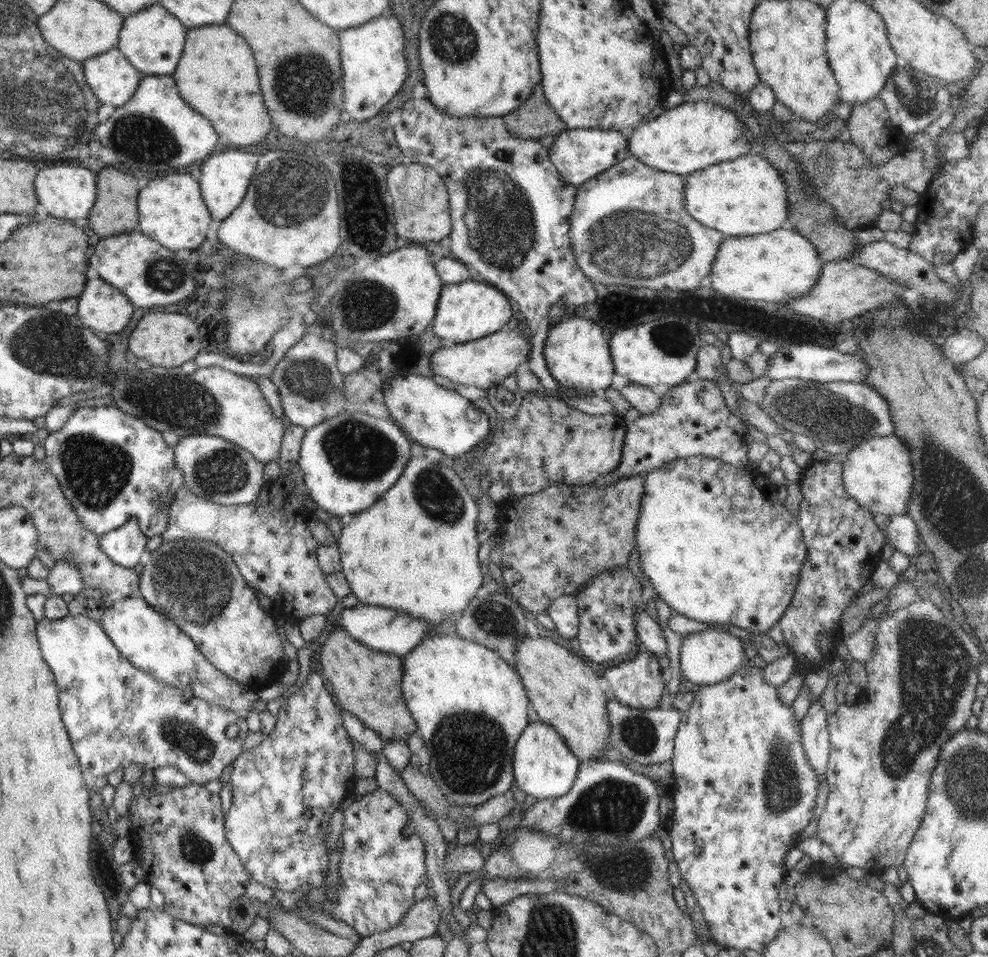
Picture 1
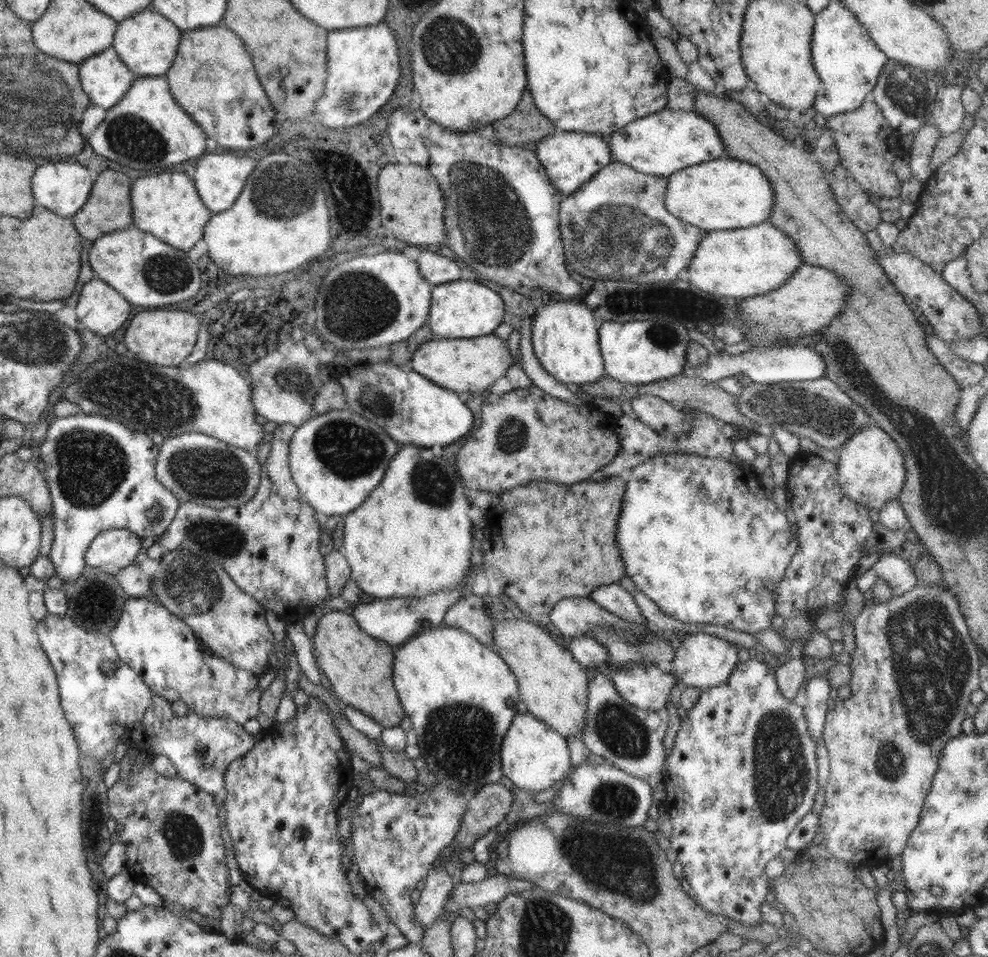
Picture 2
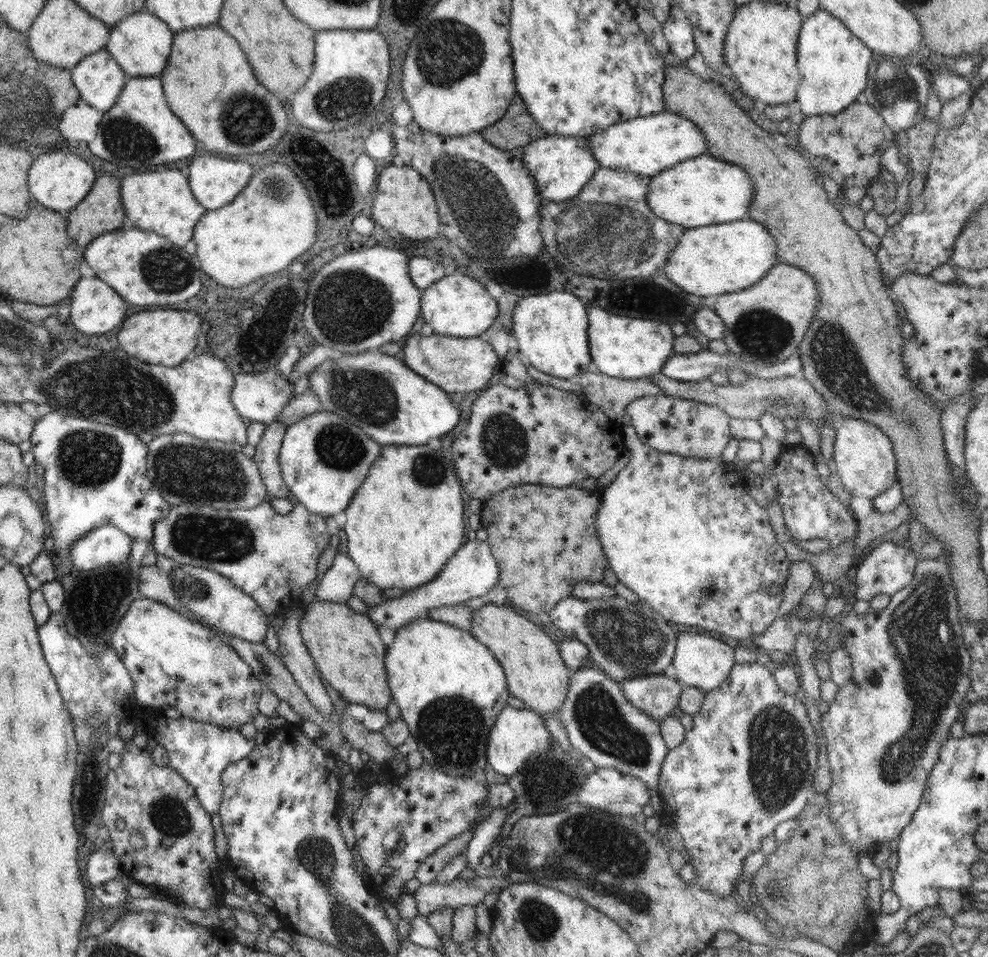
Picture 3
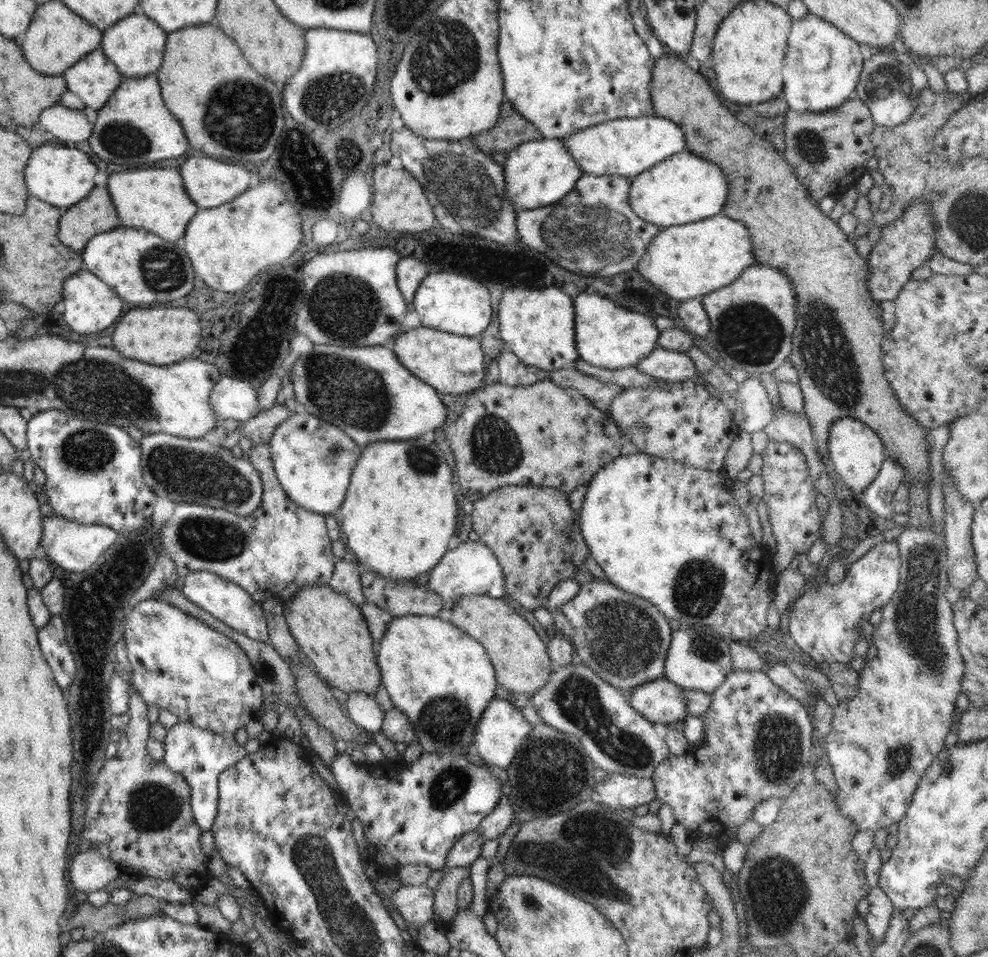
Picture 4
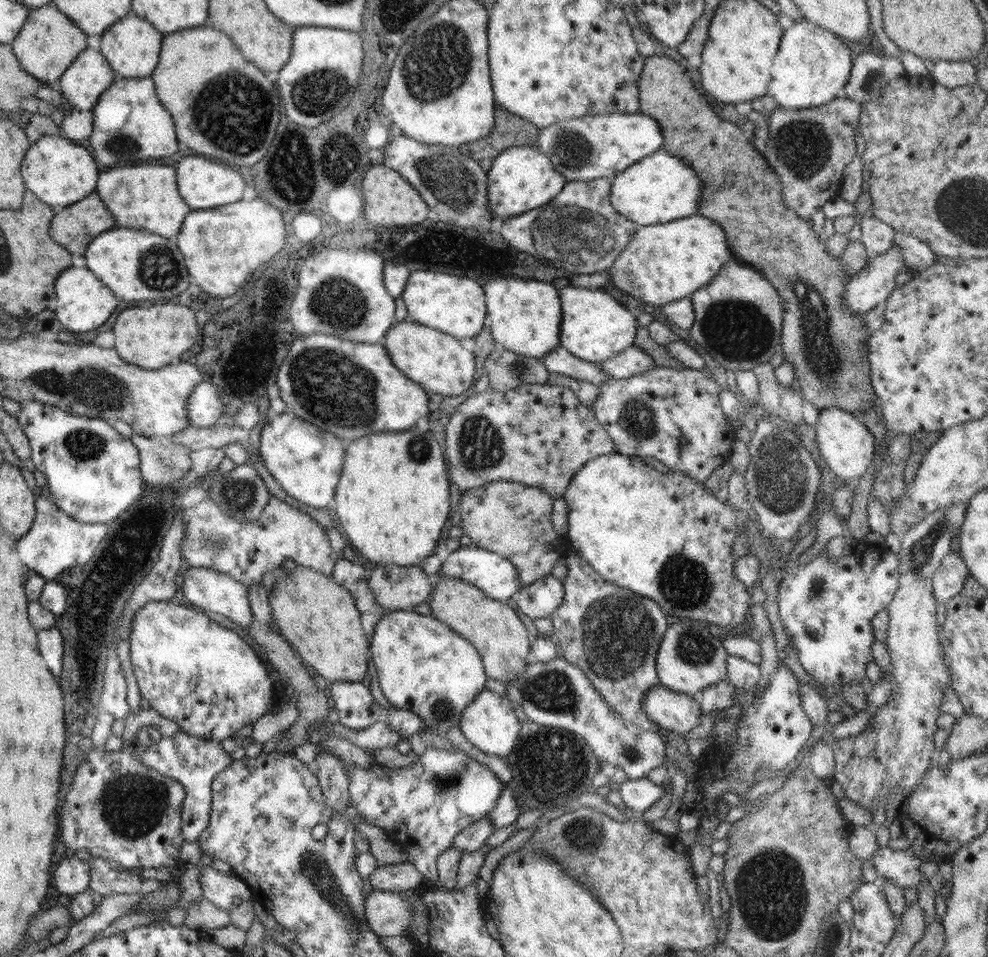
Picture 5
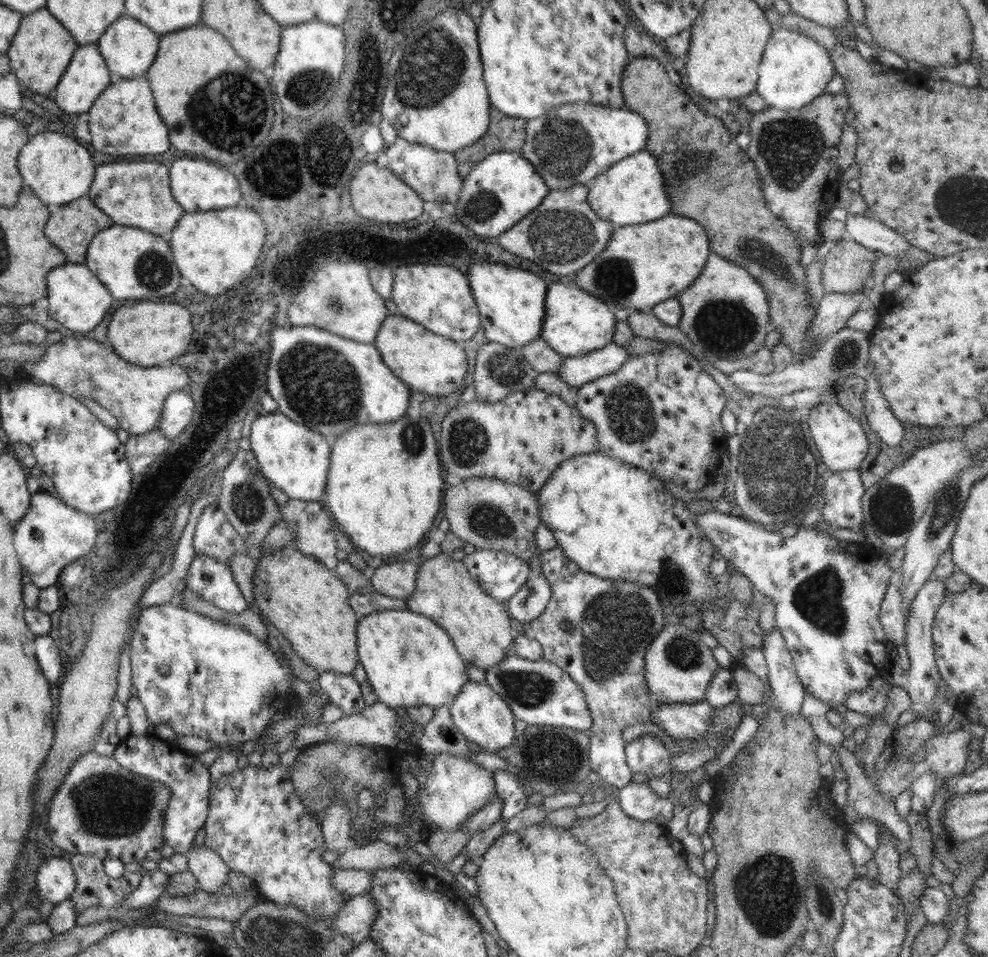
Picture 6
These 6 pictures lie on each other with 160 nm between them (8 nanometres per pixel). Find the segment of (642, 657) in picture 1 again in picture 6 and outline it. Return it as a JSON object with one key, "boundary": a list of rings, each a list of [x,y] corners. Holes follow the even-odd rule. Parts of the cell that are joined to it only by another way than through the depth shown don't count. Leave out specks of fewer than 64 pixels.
{"boundary":[[[708,702],[694,704],[662,704],[654,705],[652,716],[662,725],[662,728],[674,739],[700,739],[707,734],[713,725],[714,708]]]}

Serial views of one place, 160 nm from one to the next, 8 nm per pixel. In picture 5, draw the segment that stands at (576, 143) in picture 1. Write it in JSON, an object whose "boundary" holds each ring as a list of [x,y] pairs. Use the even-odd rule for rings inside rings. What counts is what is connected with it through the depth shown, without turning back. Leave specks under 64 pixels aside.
{"boundary":[[[532,145],[503,151],[493,158],[492,166],[487,172],[487,204],[496,225],[512,216],[549,203],[567,182],[554,170],[550,159]]]}

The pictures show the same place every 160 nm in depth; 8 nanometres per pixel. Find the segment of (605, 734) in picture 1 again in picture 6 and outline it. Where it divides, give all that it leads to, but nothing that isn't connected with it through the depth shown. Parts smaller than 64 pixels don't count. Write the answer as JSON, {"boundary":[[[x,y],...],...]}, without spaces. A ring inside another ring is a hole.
{"boundary":[[[439,553],[434,558],[420,559],[418,561],[418,576],[416,588],[412,596],[405,599],[408,611],[426,616],[450,635],[458,654],[468,663],[486,671],[504,660],[511,650],[513,638],[516,633],[512,631],[514,620],[510,618],[504,603],[491,598],[469,576],[462,561],[450,558],[446,553]]]}

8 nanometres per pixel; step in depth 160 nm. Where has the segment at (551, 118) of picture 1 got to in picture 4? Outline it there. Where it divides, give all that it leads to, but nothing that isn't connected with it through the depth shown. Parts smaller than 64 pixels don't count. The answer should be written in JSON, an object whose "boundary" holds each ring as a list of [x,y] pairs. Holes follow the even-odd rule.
{"boundary":[[[506,100],[501,106],[497,123],[490,130],[472,137],[472,141],[478,147],[486,148],[483,153],[489,155],[496,152],[510,152],[523,143],[543,139],[542,133]]]}

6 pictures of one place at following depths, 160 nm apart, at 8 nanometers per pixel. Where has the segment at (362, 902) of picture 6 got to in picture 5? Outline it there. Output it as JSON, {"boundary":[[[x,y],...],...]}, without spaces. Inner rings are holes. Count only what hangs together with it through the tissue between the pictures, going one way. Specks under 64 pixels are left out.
{"boundary":[[[373,891],[366,897],[365,914],[378,936],[404,936],[413,919],[413,908],[405,891]]]}

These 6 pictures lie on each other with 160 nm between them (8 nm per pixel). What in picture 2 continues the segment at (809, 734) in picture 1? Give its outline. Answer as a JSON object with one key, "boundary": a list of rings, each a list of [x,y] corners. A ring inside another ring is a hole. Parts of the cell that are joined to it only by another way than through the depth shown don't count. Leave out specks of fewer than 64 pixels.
{"boundary":[[[818,676],[810,678],[806,686],[806,702],[804,702],[803,713],[809,724],[809,731],[813,736],[815,744],[822,741],[824,732],[825,716],[828,710],[828,699],[830,690],[828,680]]]}

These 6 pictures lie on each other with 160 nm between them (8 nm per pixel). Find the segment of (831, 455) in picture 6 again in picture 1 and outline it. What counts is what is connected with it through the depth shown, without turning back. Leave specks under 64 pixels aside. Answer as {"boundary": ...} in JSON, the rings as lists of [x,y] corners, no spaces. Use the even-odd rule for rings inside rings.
{"boundary":[[[896,435],[870,437],[841,458],[846,492],[874,514],[907,514],[914,482],[909,448]]]}

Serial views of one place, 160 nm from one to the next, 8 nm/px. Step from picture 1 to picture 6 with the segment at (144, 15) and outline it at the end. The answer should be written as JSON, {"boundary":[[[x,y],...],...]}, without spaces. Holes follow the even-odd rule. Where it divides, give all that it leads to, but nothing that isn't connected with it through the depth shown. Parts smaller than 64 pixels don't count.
{"boundary":[[[124,15],[109,24],[96,43],[111,74],[119,75],[121,78],[134,79],[147,74],[157,55],[159,38],[160,35],[157,32],[152,32],[139,20]]]}

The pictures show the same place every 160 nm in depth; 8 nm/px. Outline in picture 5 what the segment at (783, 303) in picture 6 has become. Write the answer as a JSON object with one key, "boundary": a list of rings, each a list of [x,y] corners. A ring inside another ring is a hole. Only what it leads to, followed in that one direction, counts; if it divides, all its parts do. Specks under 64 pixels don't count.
{"boundary":[[[661,52],[645,57],[644,70],[642,70],[640,78],[638,78],[638,91],[640,91],[640,113],[651,117],[659,124],[659,127],[662,129],[662,137],[664,137],[664,150],[670,155],[682,157],[684,161],[687,161],[687,165],[694,169],[694,172],[701,180],[701,199],[699,200],[700,206],[698,206],[697,215],[701,215],[719,224],[722,227],[723,233],[726,235],[730,252],[733,254],[734,258],[742,264],[748,264],[748,266],[765,276],[782,297],[782,352],[784,354],[784,360],[788,361],[793,366],[795,377],[798,378],[800,383],[800,394],[802,398],[811,402],[819,411],[824,407],[836,407],[854,414],[865,411],[866,409],[873,409],[878,405],[878,400],[873,391],[869,377],[870,367],[868,354],[870,354],[870,351],[868,351],[867,338],[870,336],[866,336],[866,331],[864,331],[867,326],[865,326],[863,317],[848,312],[847,307],[843,305],[843,298],[841,297],[845,291],[845,284],[850,280],[850,276],[845,274],[843,264],[841,260],[839,260],[839,257],[827,252],[827,248],[825,247],[827,245],[826,240],[822,242],[818,239],[818,235],[816,235],[814,229],[812,229],[812,221],[806,221],[798,217],[794,211],[790,211],[790,209],[784,205],[781,195],[781,181],[774,172],[774,169],[766,162],[765,157],[756,150],[754,145],[744,137],[744,132],[738,127],[738,123],[734,124],[732,121],[722,120],[722,118],[718,117],[718,114],[714,112],[706,98],[694,88],[692,78],[690,78],[690,74],[686,73],[683,63],[674,61]]]}

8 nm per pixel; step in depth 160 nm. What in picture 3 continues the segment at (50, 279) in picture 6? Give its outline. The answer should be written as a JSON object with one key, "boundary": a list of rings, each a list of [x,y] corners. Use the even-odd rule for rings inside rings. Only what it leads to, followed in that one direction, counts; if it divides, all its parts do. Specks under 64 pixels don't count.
{"boundary":[[[80,277],[70,298],[70,320],[84,334],[106,334],[124,320],[126,301],[103,280]]]}

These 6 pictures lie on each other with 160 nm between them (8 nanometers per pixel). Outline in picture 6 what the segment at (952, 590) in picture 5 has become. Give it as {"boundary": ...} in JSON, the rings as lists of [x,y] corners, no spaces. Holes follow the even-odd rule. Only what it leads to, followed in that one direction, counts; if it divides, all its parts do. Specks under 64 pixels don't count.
{"boundary":[[[944,579],[926,582],[920,588],[920,592],[916,594],[914,602],[909,606],[910,614],[908,614],[908,622],[906,622],[906,640],[904,642],[910,659],[910,668],[904,674],[904,680],[892,680],[894,687],[900,687],[910,695],[911,709],[921,714],[922,718],[926,718],[927,713],[938,707],[941,702],[938,692],[941,677],[935,663],[932,628],[934,628],[934,618],[940,607],[939,604],[944,602],[946,594],[948,594],[948,589],[946,589]]]}

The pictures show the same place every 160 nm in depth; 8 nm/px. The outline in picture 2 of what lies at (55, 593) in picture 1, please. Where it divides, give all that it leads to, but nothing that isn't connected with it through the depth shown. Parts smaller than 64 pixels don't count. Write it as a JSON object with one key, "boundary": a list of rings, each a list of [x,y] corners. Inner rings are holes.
{"boundary":[[[64,416],[57,417],[52,422],[46,432],[46,439],[39,443],[39,450],[41,452],[40,460],[46,464],[44,468],[45,473],[43,476],[47,480],[47,487],[50,491],[50,498],[52,499],[52,512],[54,512],[53,520],[51,525],[53,526],[53,543],[51,552],[49,554],[49,560],[56,570],[56,577],[59,577],[65,584],[75,582],[82,575],[86,568],[85,554],[90,547],[90,543],[96,535],[103,530],[110,529],[128,529],[130,532],[139,536],[142,545],[142,552],[152,546],[159,540],[159,536],[169,528],[169,524],[177,513],[179,507],[179,500],[168,490],[164,488],[164,485],[156,478],[155,460],[158,456],[159,446],[156,445],[149,434],[144,432],[136,432],[126,428],[121,422],[116,420],[110,420],[103,416]]]}

